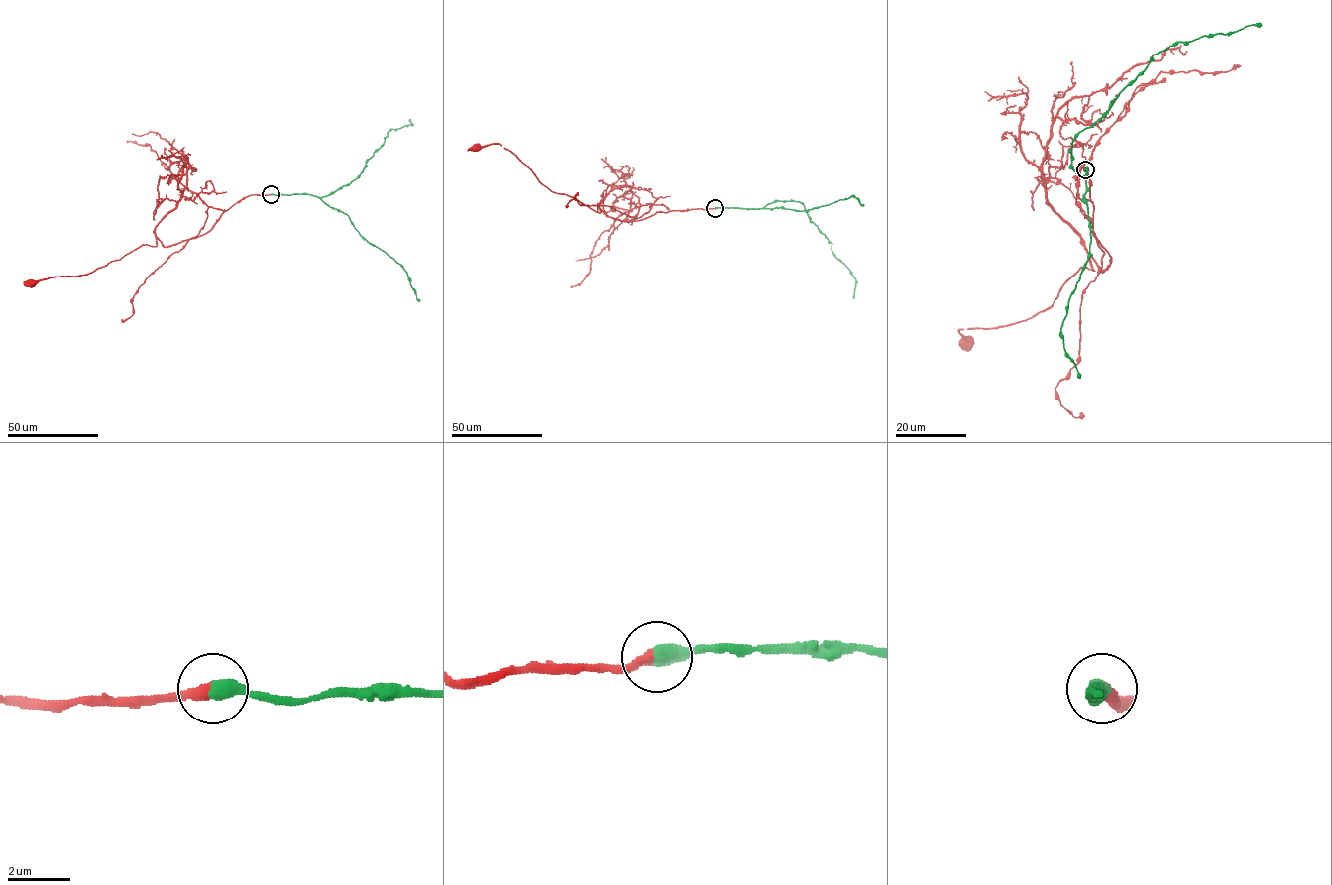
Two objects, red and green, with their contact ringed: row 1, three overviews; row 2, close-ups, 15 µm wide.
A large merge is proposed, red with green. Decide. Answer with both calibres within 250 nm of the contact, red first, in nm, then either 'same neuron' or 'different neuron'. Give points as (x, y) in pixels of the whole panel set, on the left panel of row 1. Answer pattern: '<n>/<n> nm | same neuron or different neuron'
320/500 nm | same neuron

